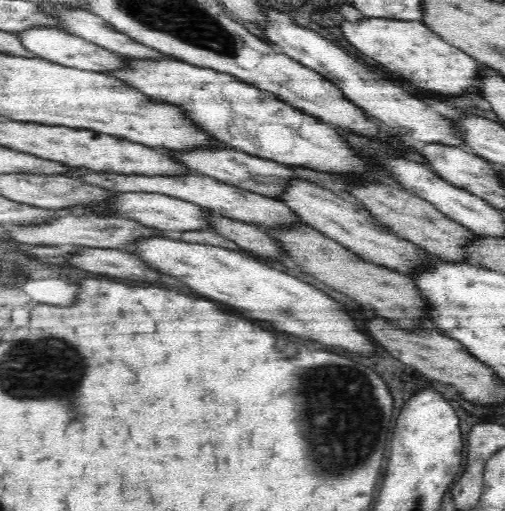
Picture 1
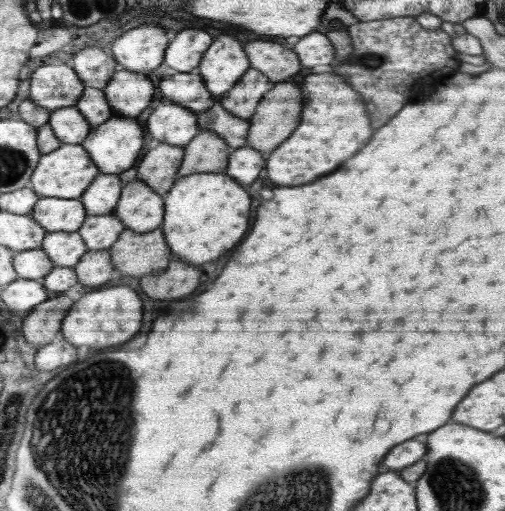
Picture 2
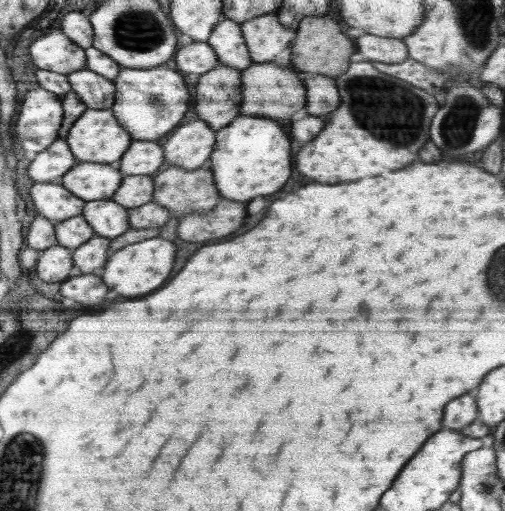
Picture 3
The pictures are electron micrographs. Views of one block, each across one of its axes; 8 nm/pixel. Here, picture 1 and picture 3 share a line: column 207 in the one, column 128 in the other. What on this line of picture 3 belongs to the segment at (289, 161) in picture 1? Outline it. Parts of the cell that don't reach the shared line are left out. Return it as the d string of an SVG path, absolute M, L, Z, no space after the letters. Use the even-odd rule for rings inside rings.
M121 68L113 80L116 89L112 105L113 115L118 124L126 129L133 140L165 139L180 124L192 100L191 86L184 81L182 74L170 68Z

